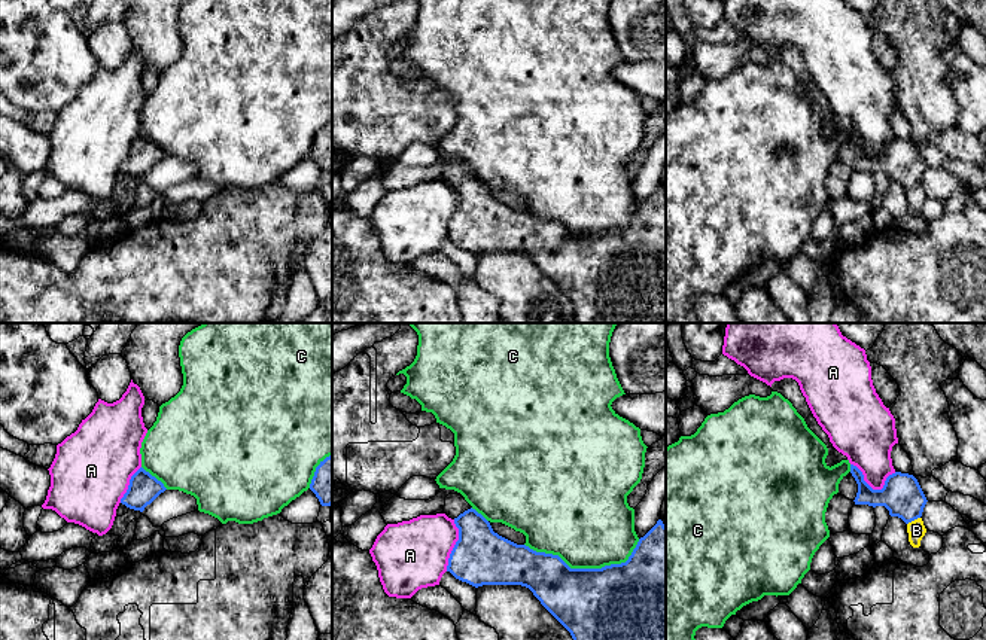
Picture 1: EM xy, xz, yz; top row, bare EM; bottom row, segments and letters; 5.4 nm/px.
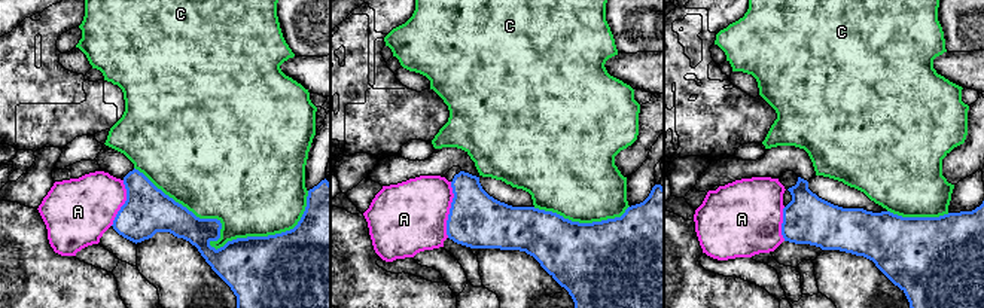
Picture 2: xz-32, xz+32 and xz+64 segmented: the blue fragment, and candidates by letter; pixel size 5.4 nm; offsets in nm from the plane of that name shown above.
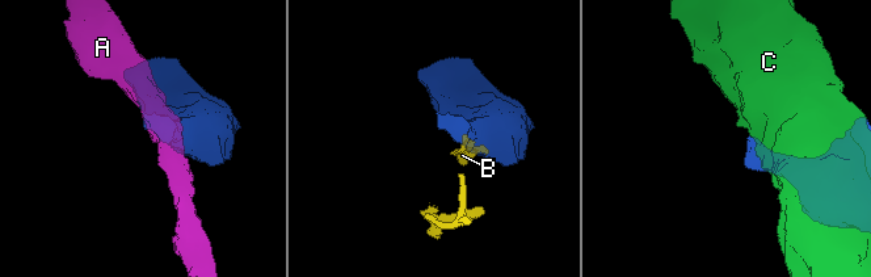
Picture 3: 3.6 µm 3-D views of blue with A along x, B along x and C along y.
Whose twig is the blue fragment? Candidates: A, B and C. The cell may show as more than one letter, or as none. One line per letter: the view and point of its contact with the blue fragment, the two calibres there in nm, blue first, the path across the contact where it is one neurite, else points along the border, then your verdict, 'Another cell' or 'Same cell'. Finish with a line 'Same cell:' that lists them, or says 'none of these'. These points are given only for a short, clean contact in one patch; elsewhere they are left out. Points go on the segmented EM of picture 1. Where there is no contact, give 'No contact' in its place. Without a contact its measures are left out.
A: Touches blue at yz (872, 488). Thickness 220 nm (blue) against 280 nm. Boundary: yz (851, 463), (873, 488), (880, 488), (883, 481), (895, 472). Another cell
B: Touches blue at yz (913, 520). Thickness 220 nm (blue) against 100 nm. Boundary: yz (919, 517), (907, 524). Another cell
C: Touches blue at xz (586, 569). Thickness 420 nm (blue) against 480 nm. Another cell
Same cell: none of these

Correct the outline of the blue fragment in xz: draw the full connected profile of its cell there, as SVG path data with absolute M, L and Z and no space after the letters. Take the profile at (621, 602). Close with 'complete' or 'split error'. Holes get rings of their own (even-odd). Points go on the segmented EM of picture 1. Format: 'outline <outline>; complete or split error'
outline M459 494L445 497L444 513L459 528L447 572L475 588L521 585L570 633L573 640L666 640L666 525L661 519L639 539L626 563L570 569L559 555L536 552L493 531Z; split error

